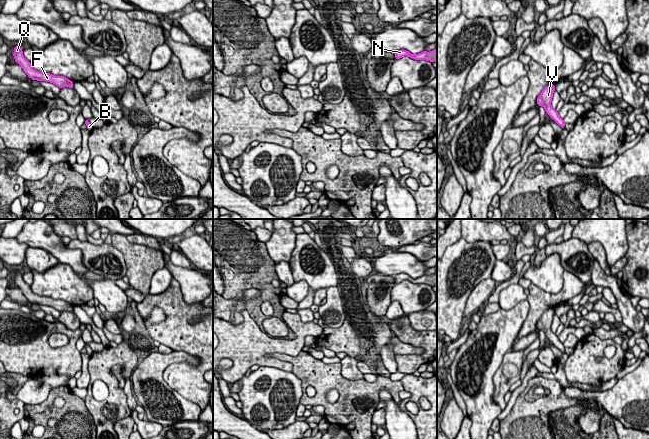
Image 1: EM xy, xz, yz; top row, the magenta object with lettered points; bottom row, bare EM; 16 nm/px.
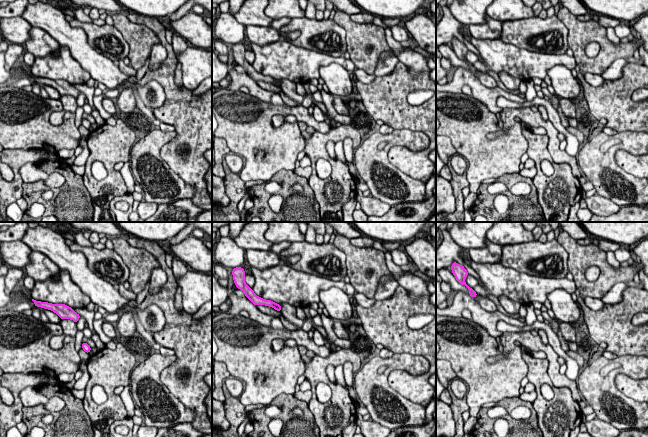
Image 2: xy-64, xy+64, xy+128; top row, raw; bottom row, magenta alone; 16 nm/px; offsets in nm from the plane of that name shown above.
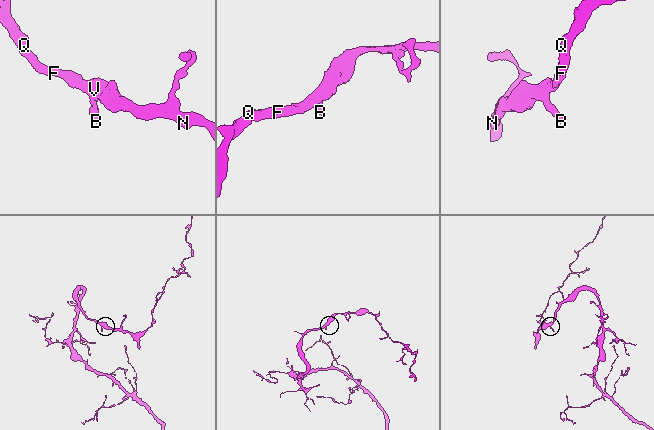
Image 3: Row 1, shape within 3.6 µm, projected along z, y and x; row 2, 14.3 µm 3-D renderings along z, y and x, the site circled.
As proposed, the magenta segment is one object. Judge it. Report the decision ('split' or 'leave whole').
leave whole

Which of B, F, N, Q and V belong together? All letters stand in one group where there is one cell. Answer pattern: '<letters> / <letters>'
B F N Q V

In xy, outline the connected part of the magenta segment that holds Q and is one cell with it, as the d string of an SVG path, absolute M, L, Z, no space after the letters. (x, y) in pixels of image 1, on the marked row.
M15 46L13 53L15 61L21 66L23 71L32 80L47 81L55 84L60 89L63 87L69 87L74 89L73 81L64 76L54 76L50 73L42 73L32 68L31 63L23 56L22 47Z

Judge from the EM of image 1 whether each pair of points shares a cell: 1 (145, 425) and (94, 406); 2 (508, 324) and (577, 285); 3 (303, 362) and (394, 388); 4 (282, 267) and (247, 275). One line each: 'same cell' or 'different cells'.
1: different cells
2: different cells
3: same cell
4: different cells

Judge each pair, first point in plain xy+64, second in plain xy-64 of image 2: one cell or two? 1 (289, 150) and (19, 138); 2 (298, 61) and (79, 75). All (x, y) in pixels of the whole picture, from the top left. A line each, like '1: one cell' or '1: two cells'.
1: one cell
2: one cell

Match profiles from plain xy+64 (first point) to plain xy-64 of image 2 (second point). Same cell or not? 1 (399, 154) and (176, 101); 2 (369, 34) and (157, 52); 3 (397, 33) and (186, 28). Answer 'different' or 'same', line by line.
1: same
2: different
3: different

